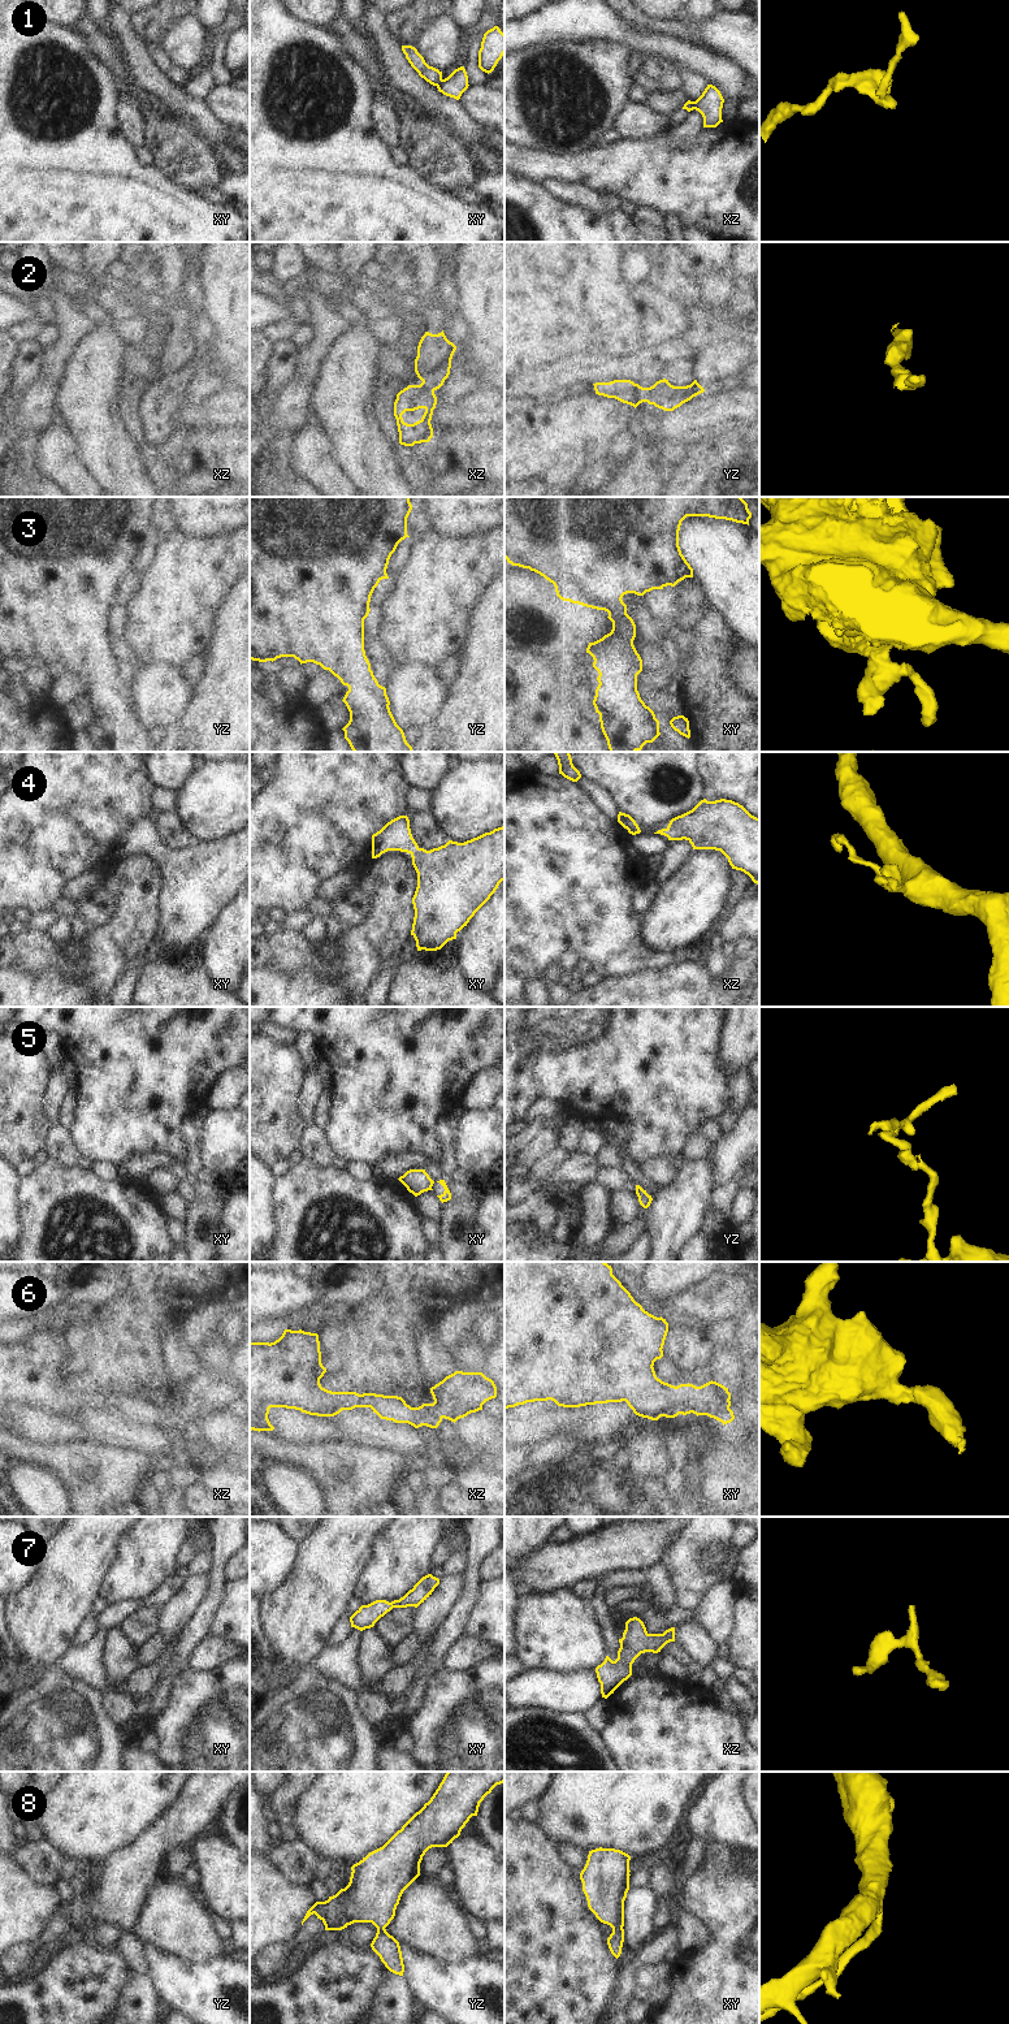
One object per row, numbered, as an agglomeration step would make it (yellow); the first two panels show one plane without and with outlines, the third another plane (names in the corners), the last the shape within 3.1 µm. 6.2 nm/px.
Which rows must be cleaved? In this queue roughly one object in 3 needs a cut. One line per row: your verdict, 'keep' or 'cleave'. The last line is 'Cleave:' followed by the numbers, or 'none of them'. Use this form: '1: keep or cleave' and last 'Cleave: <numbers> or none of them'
1: cleave
2: keep
3: keep
4: keep
5: cleave
6: keep
7: keep
8: keep
Cleave: 1, 5

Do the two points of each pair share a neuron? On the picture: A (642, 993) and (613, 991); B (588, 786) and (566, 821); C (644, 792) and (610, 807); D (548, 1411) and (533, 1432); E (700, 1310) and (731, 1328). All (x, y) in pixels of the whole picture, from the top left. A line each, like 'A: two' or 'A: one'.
A: one
B: two
C: two
D: one
E: two

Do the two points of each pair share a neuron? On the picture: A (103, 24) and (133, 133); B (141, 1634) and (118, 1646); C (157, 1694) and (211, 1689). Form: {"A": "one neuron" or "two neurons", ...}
{"A": "one neuron", "B": "two neurons", "C": "two neurons"}

